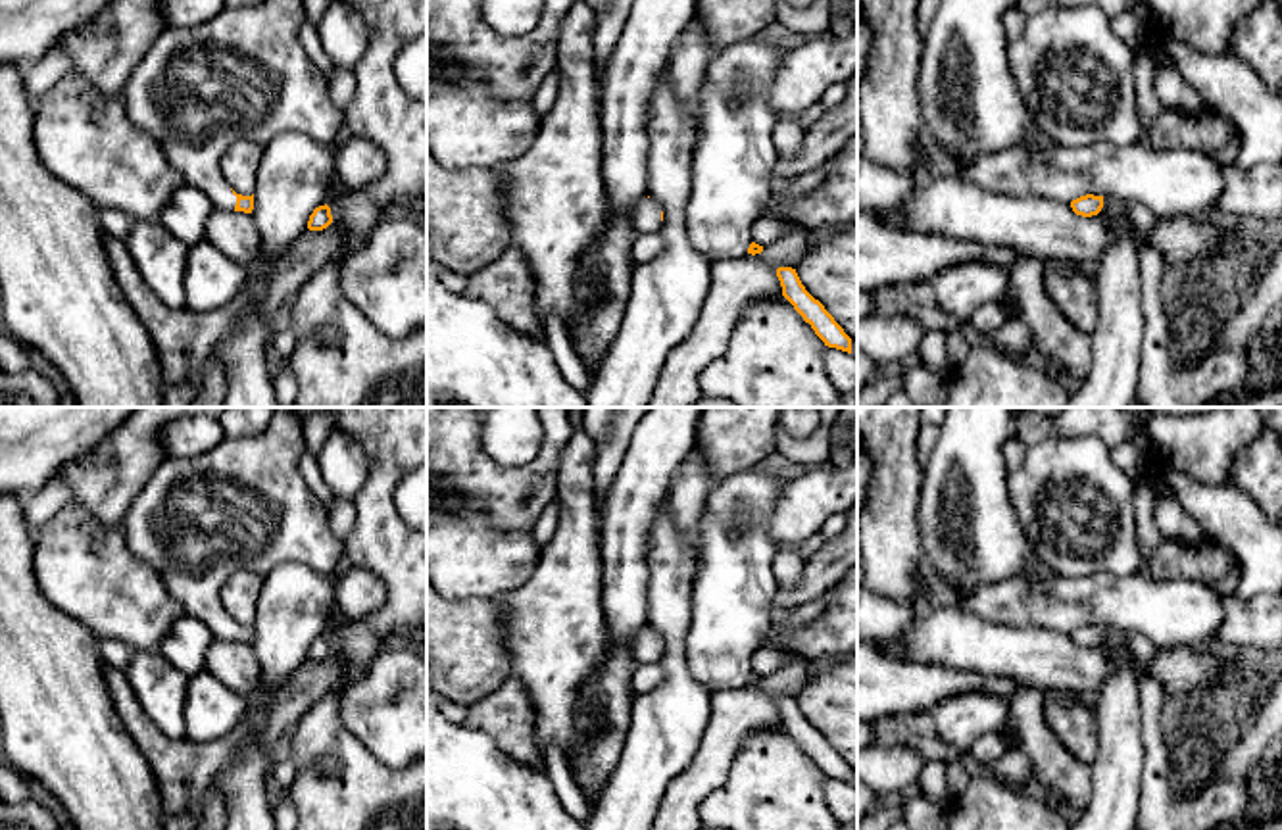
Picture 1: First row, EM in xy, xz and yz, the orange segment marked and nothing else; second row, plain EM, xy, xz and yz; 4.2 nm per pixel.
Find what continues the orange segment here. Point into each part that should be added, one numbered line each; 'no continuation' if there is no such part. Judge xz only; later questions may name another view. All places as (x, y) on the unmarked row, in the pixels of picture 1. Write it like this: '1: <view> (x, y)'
1: xz (644, 646)

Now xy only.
1: xy (243, 506)

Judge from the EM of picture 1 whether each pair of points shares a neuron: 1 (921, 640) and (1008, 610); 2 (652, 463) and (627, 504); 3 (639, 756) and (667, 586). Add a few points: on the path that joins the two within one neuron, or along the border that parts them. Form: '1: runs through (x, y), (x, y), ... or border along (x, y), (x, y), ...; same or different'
1: border along (938, 608), (961, 608), (990, 621), (1027, 627); different
2: runs through (646, 473), (637, 494); same
3: runs through (673, 713), (673, 629); same

